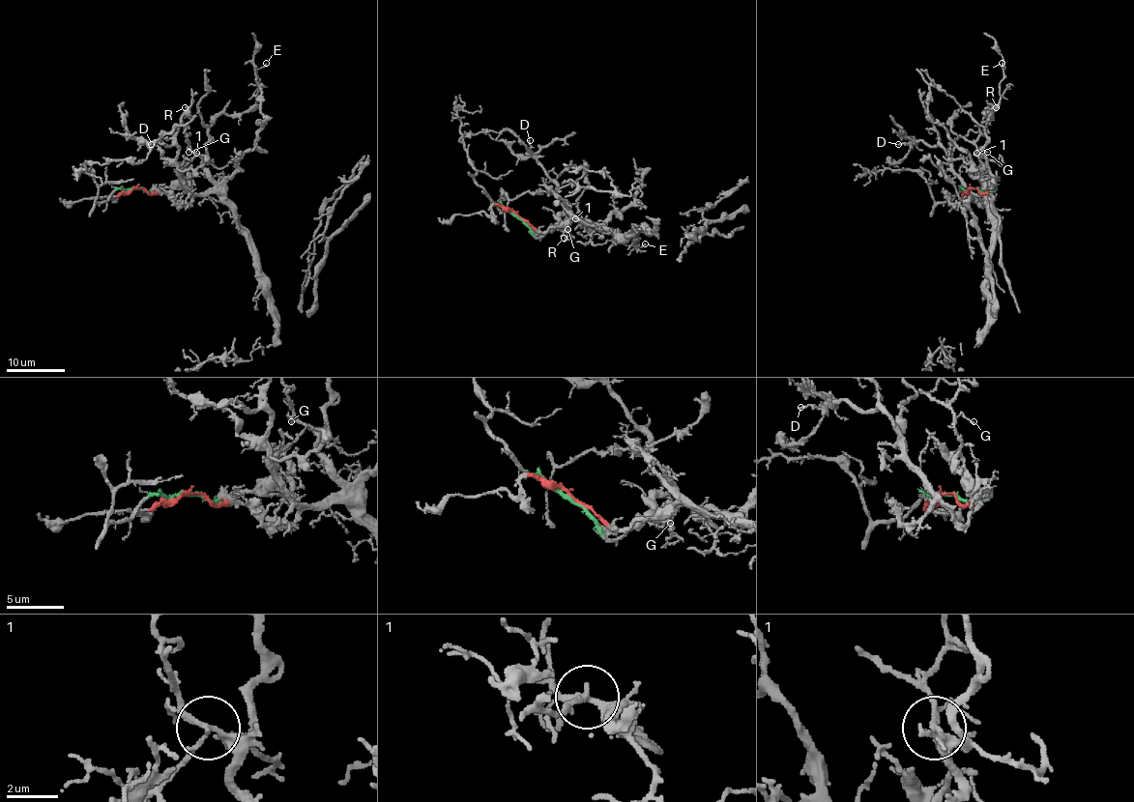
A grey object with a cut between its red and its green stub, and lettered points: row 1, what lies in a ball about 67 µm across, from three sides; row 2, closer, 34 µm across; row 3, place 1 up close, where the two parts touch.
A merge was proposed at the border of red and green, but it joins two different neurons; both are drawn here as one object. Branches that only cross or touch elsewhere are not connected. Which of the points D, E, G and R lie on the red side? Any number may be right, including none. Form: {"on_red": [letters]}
{"on_red": ["D", "E", "G", "R"]}

